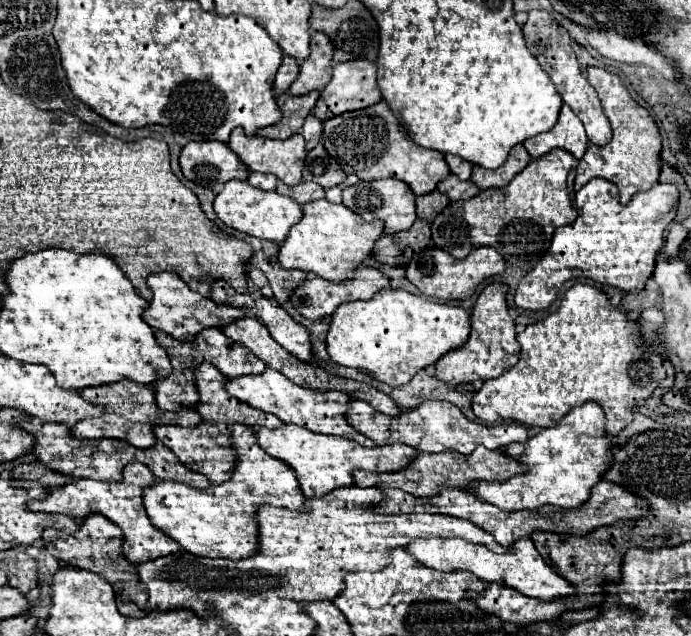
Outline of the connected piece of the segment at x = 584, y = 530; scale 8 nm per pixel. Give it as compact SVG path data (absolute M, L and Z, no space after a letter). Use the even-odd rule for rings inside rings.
M600 481L594 491L592 491L592 499L588 499L582 507L576 509L558 509L558 507L540 507L534 511L502 511L498 507L494 507L492 503L486 503L482 499L478 499L476 495L468 493L468 491L450 491L450 489L442 489L442 495L436 497L414 497L410 493L398 491L398 489L390 489L386 491L385 500L374 507L374 510L380 514L411 514L411 513L436 513L436 515L450 515L450 517L460 517L466 521L472 521L474 525L482 527L484 531L490 531L494 535L494 539L500 545L512 545L514 541L522 539L522 537L530 537L534 531L552 531L552 533L570 533L570 535L588 535L590 531L598 529L598 527L608 527L614 525L622 519L642 519L648 515L648 501L626 491L622 485L618 483L610 483L610 481Z

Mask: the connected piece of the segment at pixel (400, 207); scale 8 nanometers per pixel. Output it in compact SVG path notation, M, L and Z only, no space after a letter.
M376 179L376 181L358 181L352 187L346 187L342 191L344 205L358 213L366 221L376 221L382 219L386 223L386 235L398 233L398 231L408 231L412 223L416 221L416 195L412 189L402 183L400 179Z

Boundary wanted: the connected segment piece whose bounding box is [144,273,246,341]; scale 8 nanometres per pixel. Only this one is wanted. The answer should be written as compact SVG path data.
M160 273L160 275L150 275L148 285L154 293L154 299L150 307L144 311L144 321L168 335L172 335L178 341L192 341L200 331L210 329L210 327L224 327L230 325L244 315L242 309L234 309L230 305L216 305L212 299L202 297L200 293L192 291L176 273Z

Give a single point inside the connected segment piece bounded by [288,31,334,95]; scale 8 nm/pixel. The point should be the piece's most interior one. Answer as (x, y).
(315, 72)

